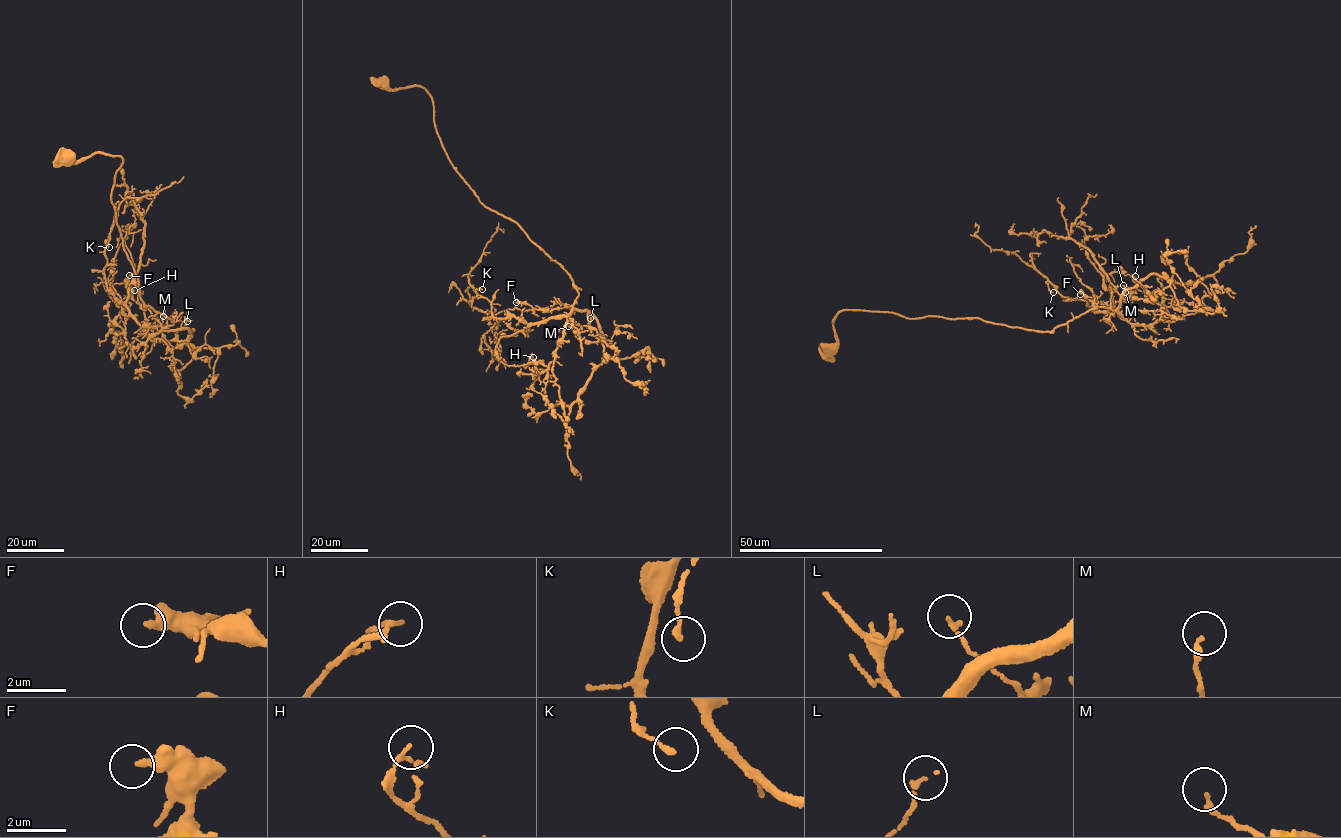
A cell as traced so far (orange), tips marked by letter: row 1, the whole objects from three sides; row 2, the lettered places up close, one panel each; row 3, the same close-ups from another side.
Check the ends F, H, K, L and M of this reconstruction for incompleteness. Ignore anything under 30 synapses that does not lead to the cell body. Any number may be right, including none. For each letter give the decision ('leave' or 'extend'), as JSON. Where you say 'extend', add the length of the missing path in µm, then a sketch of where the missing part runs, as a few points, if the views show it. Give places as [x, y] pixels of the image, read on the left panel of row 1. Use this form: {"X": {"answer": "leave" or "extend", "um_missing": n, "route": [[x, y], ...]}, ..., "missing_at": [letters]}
{"F": {"answer": "leave"}, "H": {"answer": "leave"}, "K": {"answer": "leave"}, "L": {"answer": "leave"}, "M": {"answer": "leave"}, "missing_at": []}

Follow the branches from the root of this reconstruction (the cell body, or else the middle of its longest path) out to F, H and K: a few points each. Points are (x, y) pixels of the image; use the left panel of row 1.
F: (68, 159), (122, 158), (110, 197), (116, 222), (142, 301), (171, 326), (141, 306), (129, 275)
H: (68, 159), (122, 158), (110, 197), (116, 222), (144, 304), (173, 323), (136, 348), (121, 304), (134, 290)
K: (68, 159), (122, 158), (116, 222), (142, 301), (171, 326), (148, 333), (116, 301), (109, 233), (109, 247)

